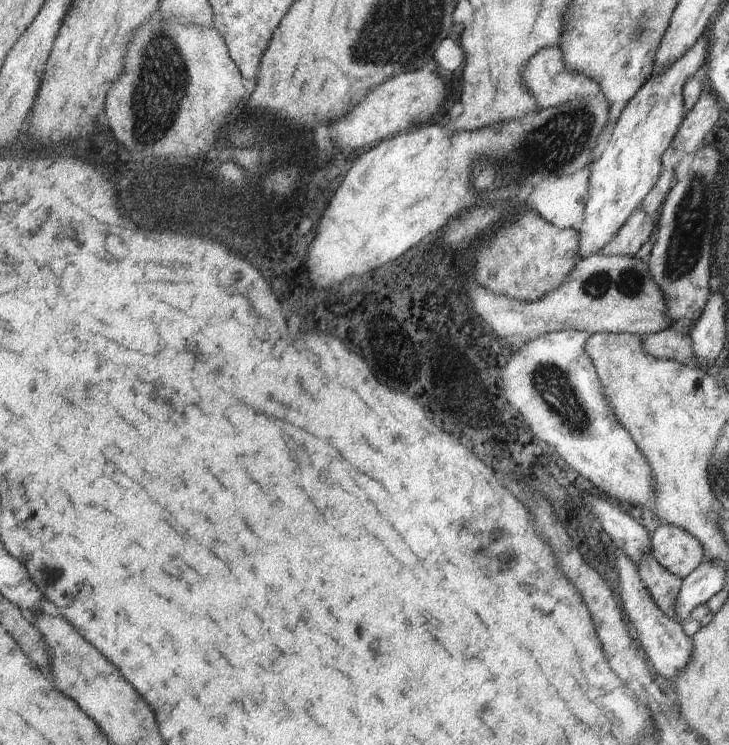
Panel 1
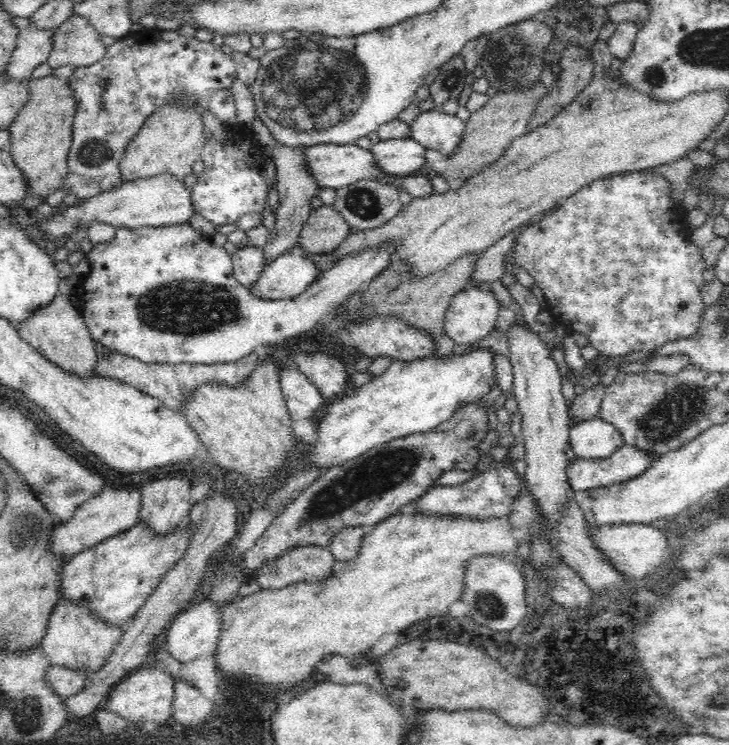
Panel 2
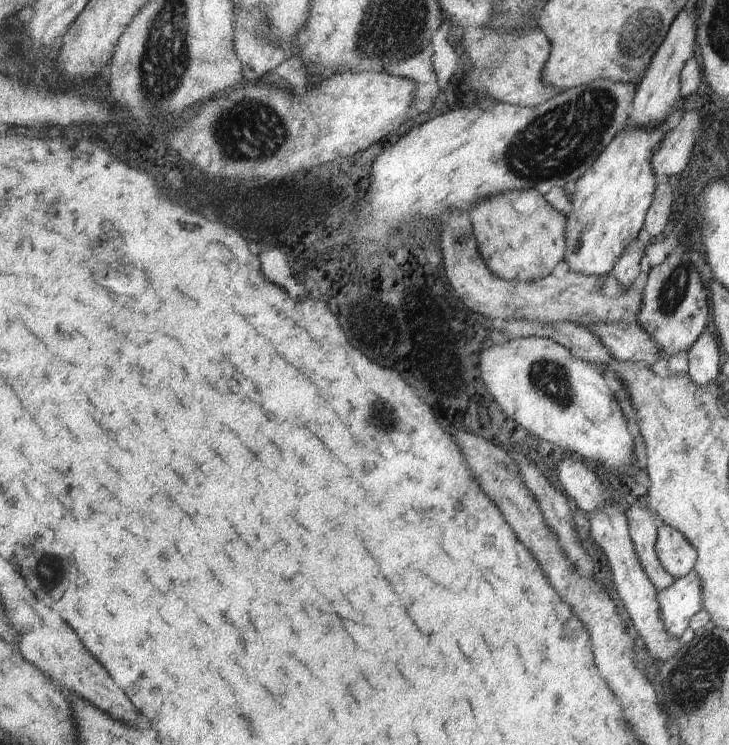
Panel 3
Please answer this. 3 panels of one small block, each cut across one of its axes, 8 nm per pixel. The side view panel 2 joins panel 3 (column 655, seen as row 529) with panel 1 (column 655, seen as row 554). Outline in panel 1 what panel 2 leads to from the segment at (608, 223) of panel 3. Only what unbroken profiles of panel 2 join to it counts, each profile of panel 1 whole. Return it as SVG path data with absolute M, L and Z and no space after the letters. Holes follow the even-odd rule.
M707 32L699 35L667 69L651 75L624 106L623 112L613 126L610 140L602 146L597 158L591 164L584 224L579 230L581 256L601 252L604 246L613 240L613 235L631 211L641 206L645 196L660 178L662 170L660 156L671 146L672 138L685 113L682 103L683 85L699 68L705 67L707 38Z

